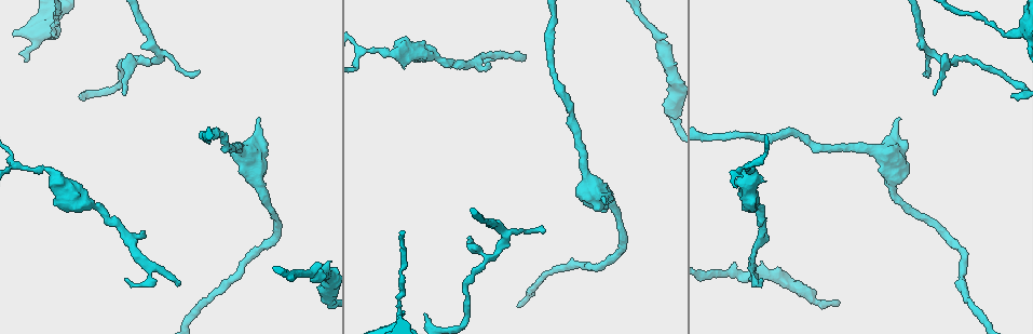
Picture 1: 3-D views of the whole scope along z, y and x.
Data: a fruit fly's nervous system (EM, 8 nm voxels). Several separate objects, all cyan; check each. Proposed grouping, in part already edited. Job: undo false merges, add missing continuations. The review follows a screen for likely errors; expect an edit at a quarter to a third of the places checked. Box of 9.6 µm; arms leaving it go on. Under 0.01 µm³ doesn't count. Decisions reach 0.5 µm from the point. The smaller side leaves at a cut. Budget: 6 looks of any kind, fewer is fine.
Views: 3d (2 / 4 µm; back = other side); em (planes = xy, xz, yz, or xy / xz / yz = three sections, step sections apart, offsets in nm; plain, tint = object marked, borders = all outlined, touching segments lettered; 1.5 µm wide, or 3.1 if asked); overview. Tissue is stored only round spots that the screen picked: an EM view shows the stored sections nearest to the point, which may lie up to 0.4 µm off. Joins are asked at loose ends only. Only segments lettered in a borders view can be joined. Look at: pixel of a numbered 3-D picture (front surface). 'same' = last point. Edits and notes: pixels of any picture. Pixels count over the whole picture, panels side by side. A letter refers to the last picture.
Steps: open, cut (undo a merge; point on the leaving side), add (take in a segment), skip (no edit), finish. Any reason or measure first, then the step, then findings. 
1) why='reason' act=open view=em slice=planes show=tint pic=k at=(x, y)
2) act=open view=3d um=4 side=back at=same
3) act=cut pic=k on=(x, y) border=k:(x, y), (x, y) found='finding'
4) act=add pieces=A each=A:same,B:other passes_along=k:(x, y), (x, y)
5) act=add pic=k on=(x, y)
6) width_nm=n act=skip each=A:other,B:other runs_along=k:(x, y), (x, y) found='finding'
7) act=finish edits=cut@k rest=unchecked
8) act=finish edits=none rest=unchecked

why='an open end' act=open view=3d um=2 pic=1 at=(144, 231)

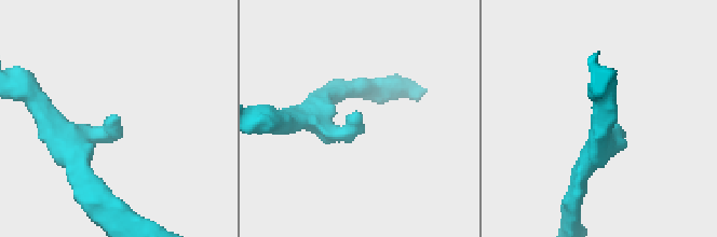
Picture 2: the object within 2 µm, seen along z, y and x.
arm_widths_nm=170,200 act=open view=em slice=xz step=8 show=borders pic=2 at=(358, 115)

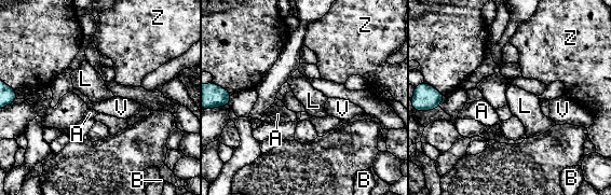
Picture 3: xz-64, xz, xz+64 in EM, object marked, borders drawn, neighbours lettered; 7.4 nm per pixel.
why='cut it another way' act=open view=em slice=planes show=borders at=same

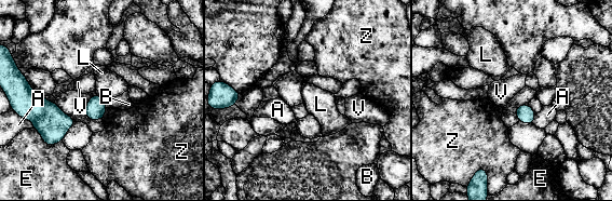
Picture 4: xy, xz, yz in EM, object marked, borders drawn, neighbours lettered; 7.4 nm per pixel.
act=skip each=A:other,B:other,E:other,L:other,V:other,Z:other border=4:(96, 93), (100, 96) found='none of them fits'

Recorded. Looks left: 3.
why='calibre changes' act=open view=em slice=planes show=borders pic=1 at=(317, 274)

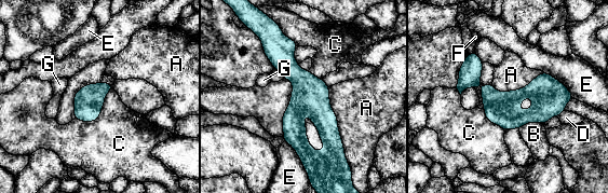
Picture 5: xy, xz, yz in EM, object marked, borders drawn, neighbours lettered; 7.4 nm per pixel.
longest_contact=A:650nm act=skip each=A:other,B:other,C:other,D:other,E:other,F:other,G:other found='continuous, no second neuron'

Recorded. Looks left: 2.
why='calibre changes' act=open view=em slice=planes show=borders pic=1 at=(54, 33)

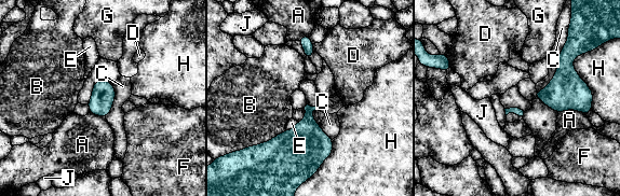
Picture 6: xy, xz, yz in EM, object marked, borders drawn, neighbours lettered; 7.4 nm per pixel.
act=skip each=A:other,B:other,C:other,D:other,E:other,F:other,G:other,H:other,J:other border=6:(558, 112), (578, 110), (584, 114) found='continuous, no second neuron'

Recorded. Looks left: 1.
act=finish edits=none rest=unchecked

